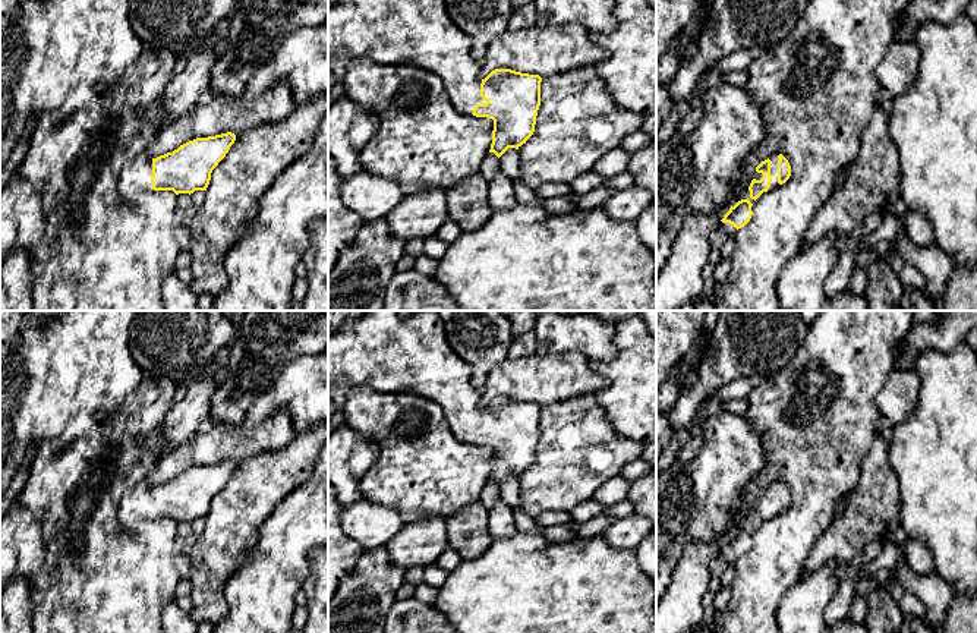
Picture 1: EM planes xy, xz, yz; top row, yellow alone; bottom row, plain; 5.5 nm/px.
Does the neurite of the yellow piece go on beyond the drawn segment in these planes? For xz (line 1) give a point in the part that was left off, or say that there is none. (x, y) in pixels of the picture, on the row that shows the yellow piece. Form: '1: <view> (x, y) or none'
1: xz (393, 32)

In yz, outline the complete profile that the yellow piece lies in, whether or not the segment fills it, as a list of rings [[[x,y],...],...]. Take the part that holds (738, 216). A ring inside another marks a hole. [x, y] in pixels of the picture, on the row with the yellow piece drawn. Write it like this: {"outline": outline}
{"outline": [[[778,151],[768,160],[762,161],[750,176],[738,171],[737,185],[731,188],[725,196],[725,204],[729,211],[718,226],[728,236],[735,236],[737,230],[750,221],[753,215],[753,202],[763,192],[772,190],[785,183],[790,176],[791,166]]]}

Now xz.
{"outline": [[[340,0],[328,7],[328,92],[343,82],[354,57],[432,72],[442,81],[460,113],[494,120],[489,152],[499,158],[508,148],[519,149],[533,135],[542,78],[495,69],[482,79],[482,64],[472,57],[472,45],[473,38],[451,21],[444,0]]]}

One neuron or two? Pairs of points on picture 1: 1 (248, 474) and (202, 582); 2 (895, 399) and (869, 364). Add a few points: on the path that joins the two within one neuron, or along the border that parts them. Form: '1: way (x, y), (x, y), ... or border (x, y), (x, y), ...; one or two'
1: way (246, 500), (238, 510), (232, 531), (216, 556); one
2: border (892, 368), (876, 397), (878, 416); two

